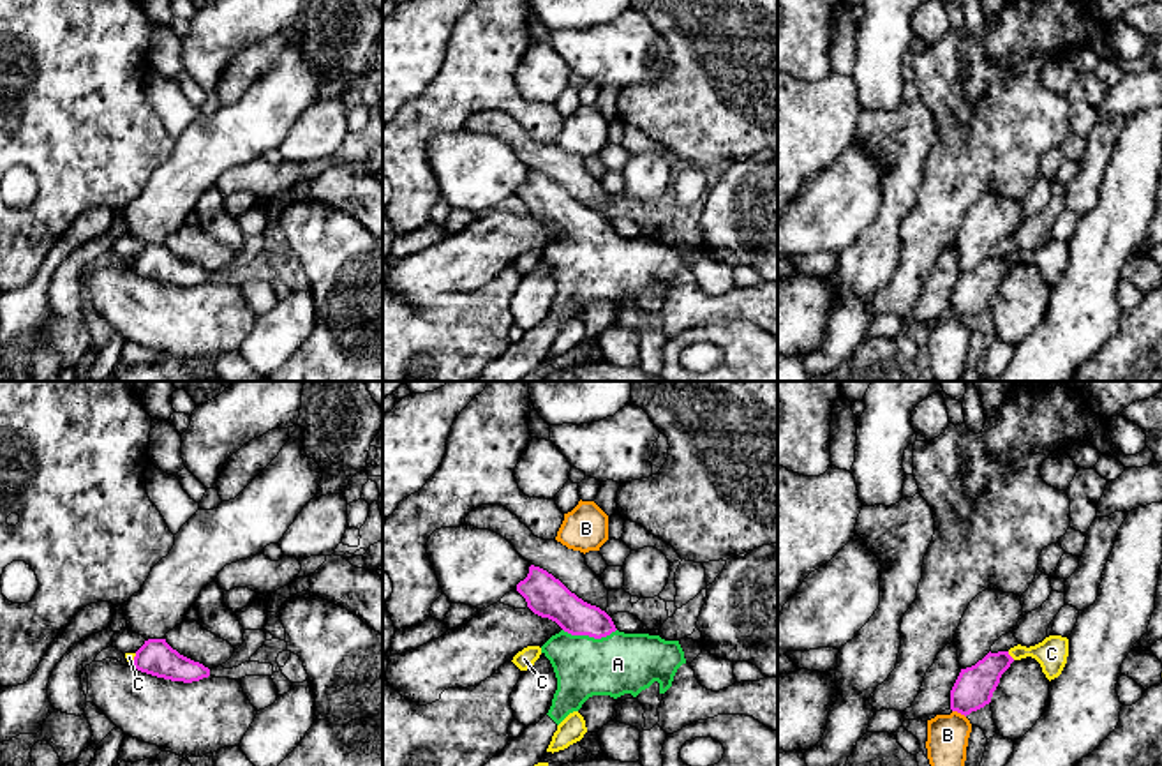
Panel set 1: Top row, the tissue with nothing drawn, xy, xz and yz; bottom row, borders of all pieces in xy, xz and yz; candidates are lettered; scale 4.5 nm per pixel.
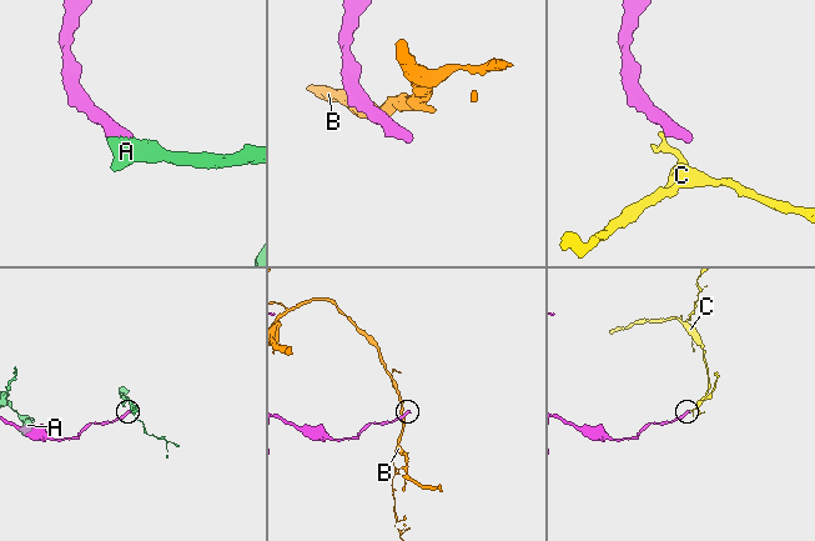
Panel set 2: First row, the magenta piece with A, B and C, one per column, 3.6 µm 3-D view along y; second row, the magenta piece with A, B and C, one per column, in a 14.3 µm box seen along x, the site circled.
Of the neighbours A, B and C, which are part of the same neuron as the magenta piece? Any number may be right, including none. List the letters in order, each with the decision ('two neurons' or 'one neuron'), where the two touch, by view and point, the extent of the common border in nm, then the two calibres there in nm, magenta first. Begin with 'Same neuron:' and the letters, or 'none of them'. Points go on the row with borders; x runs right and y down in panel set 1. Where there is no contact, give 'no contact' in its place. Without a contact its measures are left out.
Same neuron: A
A: one neuron | xz (589, 636) | 240 nm | 180/280 nm
B: two neurons | yz (960, 712) | 70 nm | 180/190 nm
C: two neurons | yz (1009, 655) | 50 nm | 180/150 nm

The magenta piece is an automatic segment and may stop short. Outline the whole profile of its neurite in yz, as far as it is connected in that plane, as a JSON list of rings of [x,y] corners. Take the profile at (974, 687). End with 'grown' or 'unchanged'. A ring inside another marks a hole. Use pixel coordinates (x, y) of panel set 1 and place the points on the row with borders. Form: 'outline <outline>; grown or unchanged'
outline [[[989,651],[975,665],[961,669],[950,690],[950,710],[966,717],[989,704],[1002,674],[1012,662],[1009,651]]]; unchanged

